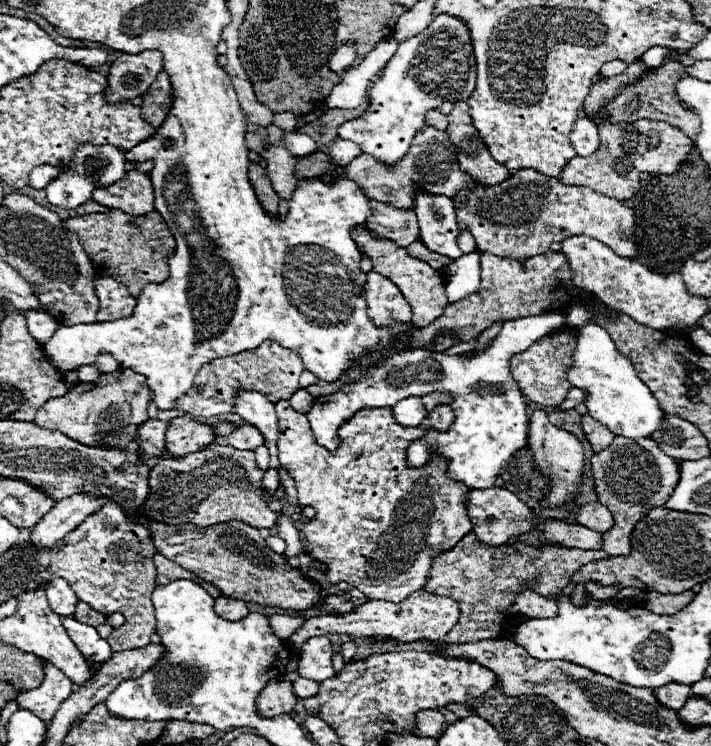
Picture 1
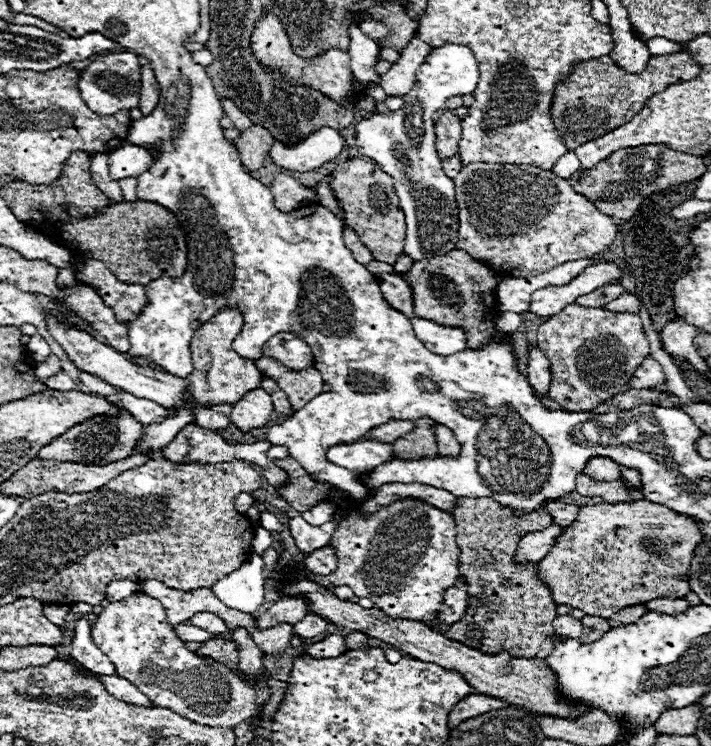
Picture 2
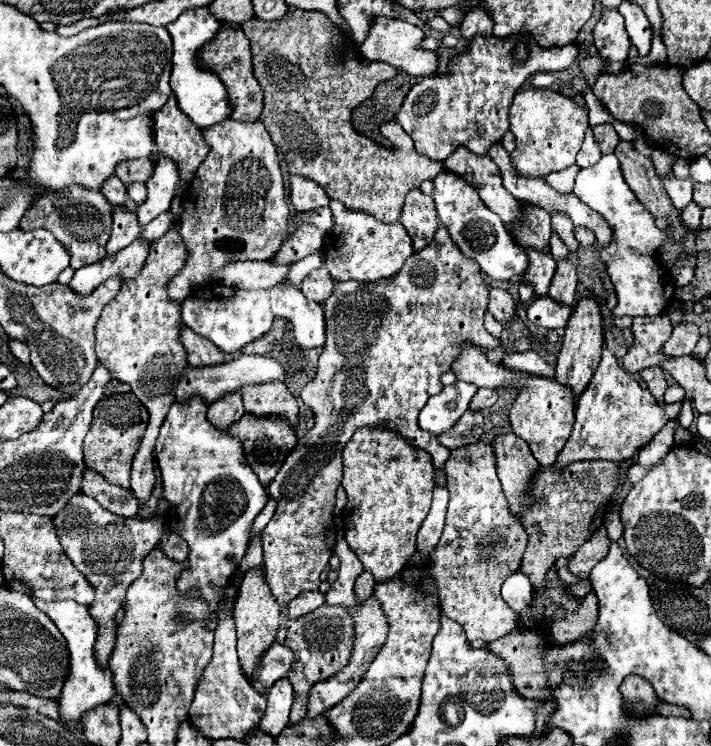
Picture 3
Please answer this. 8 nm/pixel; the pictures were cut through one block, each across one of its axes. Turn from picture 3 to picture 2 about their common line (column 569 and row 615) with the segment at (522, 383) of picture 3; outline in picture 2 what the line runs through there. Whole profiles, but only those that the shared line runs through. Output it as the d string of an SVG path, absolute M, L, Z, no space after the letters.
M398 500L368 518L350 510L332 536L338 568L328 580L334 586L350 586L358 598L370 598L390 618L408 618L448 632L448 624L438 622L438 608L444 602L442 594L460 578L454 528L452 514L420 500Z

